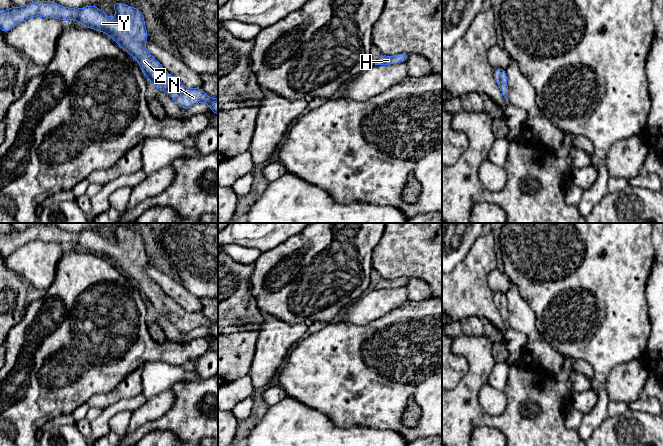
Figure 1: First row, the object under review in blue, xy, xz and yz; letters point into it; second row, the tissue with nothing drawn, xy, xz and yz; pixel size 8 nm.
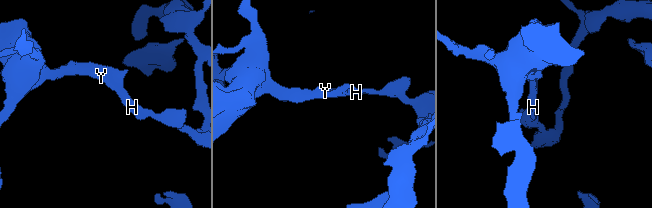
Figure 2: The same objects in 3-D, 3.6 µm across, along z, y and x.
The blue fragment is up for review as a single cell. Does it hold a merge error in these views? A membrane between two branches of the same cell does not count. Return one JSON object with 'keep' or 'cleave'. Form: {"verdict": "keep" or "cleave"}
{"verdict": "keep"}

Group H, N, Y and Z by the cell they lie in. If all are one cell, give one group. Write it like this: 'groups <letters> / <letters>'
groups H N Y Z

